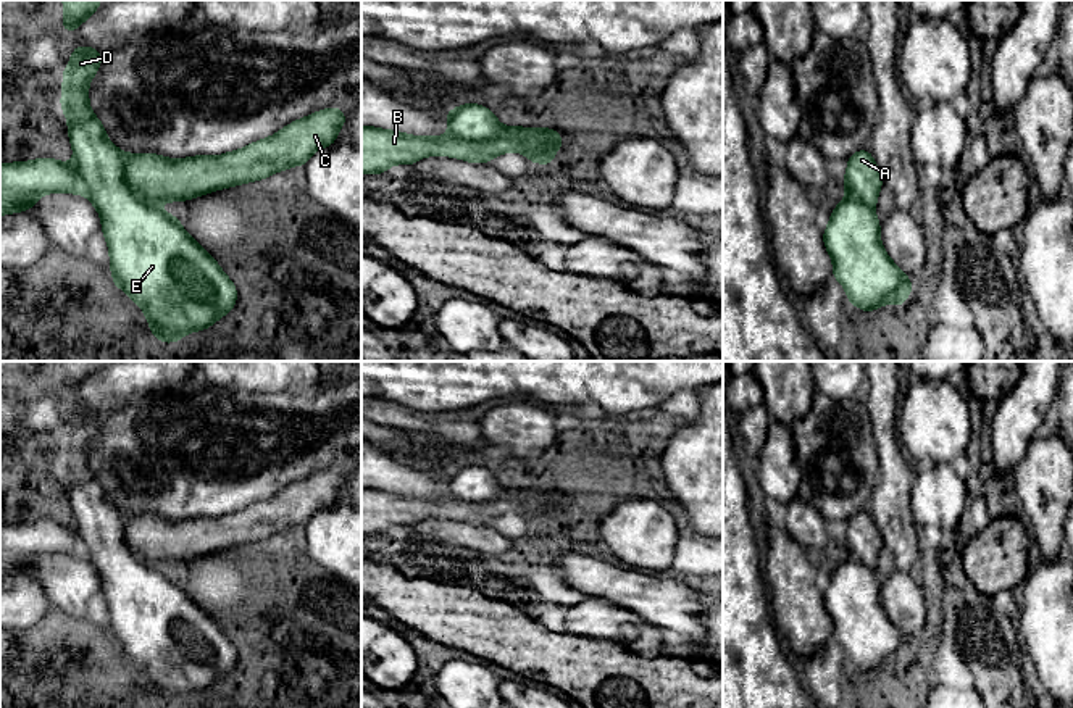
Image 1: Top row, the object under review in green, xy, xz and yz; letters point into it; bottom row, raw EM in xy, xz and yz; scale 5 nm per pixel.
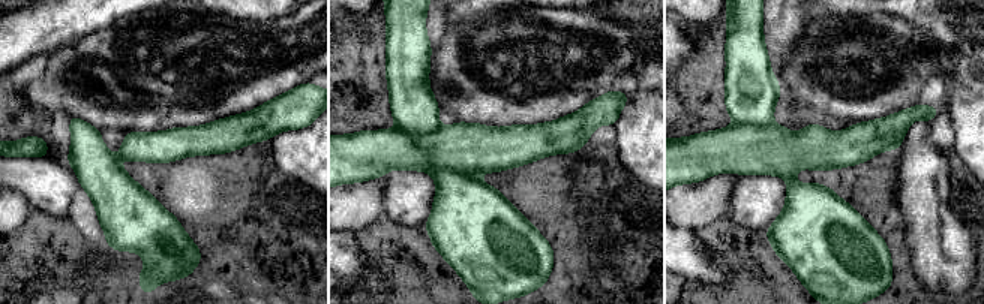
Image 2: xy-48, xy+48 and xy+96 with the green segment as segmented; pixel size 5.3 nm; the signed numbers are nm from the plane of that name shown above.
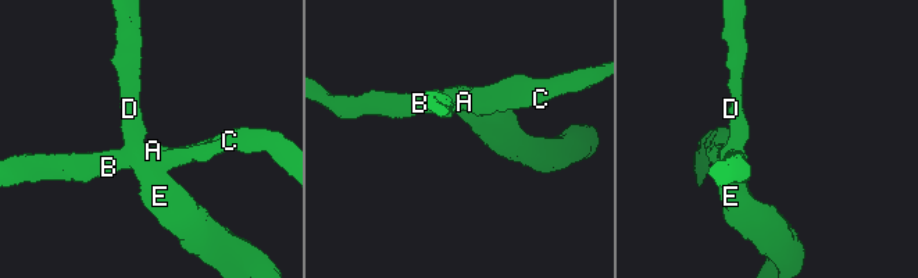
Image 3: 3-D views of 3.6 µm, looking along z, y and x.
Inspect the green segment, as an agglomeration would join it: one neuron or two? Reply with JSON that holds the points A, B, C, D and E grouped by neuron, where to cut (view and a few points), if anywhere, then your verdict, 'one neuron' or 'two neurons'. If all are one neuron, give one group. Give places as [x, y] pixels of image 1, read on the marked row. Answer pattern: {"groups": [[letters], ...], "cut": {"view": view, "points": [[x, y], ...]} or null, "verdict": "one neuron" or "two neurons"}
{"groups": [["A", "B", "C"], ["D", "E"]], "cut": {"view": "xy", "points": [[123, 154], [123, 183], [136, 195], [155, 205]]}, "verdict": "two neurons"}

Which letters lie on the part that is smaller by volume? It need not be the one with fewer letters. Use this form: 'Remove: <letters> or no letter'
Remove: A, B, C

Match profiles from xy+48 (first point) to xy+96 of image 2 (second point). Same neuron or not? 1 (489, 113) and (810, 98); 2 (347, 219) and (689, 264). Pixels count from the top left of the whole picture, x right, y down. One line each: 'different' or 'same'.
1: same
2: different

